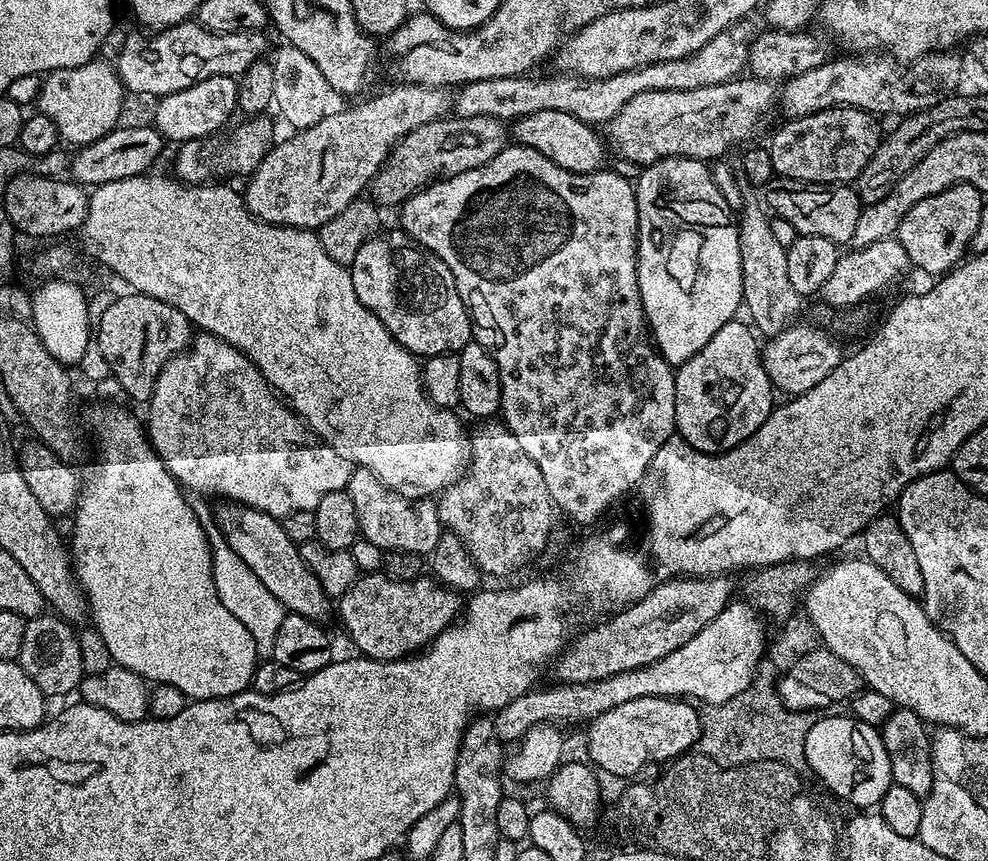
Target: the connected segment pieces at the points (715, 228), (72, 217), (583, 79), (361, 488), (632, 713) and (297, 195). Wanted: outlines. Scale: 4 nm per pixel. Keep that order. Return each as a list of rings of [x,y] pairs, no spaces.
[[[667,156],[664,160],[656,160],[653,164],[647,165],[643,169],[640,181],[635,181],[636,209],[638,210],[638,226],[636,234],[638,237],[638,247],[636,249],[636,273],[638,274],[638,290],[640,291],[640,301],[644,307],[644,319],[648,322],[651,339],[654,341],[660,357],[670,365],[679,366],[694,358],[726,322],[737,319],[744,303],[744,291],[742,290],[742,258],[740,257],[740,247],[738,246],[739,227],[731,220],[730,211],[722,194],[719,193],[718,186],[712,177],[711,167],[703,160],[693,160],[691,156]]]
[[[21,174],[6,186],[2,194],[2,210],[10,218],[13,229],[17,233],[25,232],[28,236],[60,236],[63,232],[72,232],[83,225],[88,217],[89,193],[81,185],[68,178],[53,178],[51,176],[37,176],[35,174]]]
[[[748,22],[732,24],[722,30],[722,34],[714,34],[702,50],[698,50],[693,56],[686,58],[674,58],[670,62],[658,62],[650,66],[642,66],[638,70],[630,70],[622,74],[614,74],[606,78],[590,80],[586,76],[573,76],[571,74],[555,74],[556,76],[536,76],[525,74],[523,76],[507,76],[506,78],[486,78],[482,82],[470,82],[459,89],[460,92],[454,96],[454,112],[458,116],[489,116],[495,120],[515,122],[521,117],[536,114],[542,110],[560,110],[566,114],[572,114],[574,118],[591,126],[605,125],[630,102],[630,98],[636,98],[638,94],[650,90],[694,90],[702,86],[714,86],[724,84],[728,80],[737,79],[745,71],[748,63],[748,52],[754,39],[754,31]]]
[[[353,467],[346,491],[358,513],[361,537],[374,542],[374,546],[389,552],[413,552],[423,557],[427,557],[434,546],[438,546],[442,525],[435,499],[409,498],[398,494],[392,488],[387,488],[373,472],[358,467]]]
[[[647,696],[634,698],[634,702],[622,702],[622,706],[614,706],[614,710],[606,710],[606,714],[587,725],[587,759],[601,772],[632,778],[647,763],[672,762],[683,757],[680,755],[687,748],[695,749],[700,739],[702,716],[691,706],[684,698]]]
[[[399,83],[398,88],[392,88],[389,92],[384,92],[381,96],[376,96],[373,100],[368,100],[365,104],[360,104],[357,108],[344,108],[341,112],[336,110],[329,111],[328,115],[324,116],[318,122],[314,122],[314,126],[303,130],[296,130],[291,133],[292,137],[289,140],[273,143],[272,147],[262,158],[261,164],[253,170],[252,174],[247,177],[246,183],[248,185],[242,188],[242,195],[244,198],[244,205],[248,207],[249,212],[256,217],[257,220],[265,220],[268,224],[280,224],[284,228],[307,228],[309,230],[318,230],[326,222],[330,222],[330,218],[334,218],[338,214],[342,214],[342,210],[346,210],[346,206],[350,206],[350,202],[361,199],[360,192],[371,185],[372,179],[376,177],[376,173],[380,171],[382,165],[387,161],[388,155],[392,153],[397,142],[405,136],[410,134],[410,130],[418,130],[418,126],[426,126],[426,122],[434,122],[441,119],[445,115],[444,112],[449,111],[450,96],[445,89],[431,88],[430,86],[422,86],[421,84],[406,84]]]

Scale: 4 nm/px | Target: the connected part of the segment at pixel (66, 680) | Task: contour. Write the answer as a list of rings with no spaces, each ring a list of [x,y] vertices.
[[[41,614],[28,620],[18,663],[22,670],[26,670],[26,674],[30,674],[34,686],[38,686],[45,697],[75,693],[86,675],[82,666],[80,637],[77,629],[72,628],[75,627],[69,621],[62,620],[55,614]]]

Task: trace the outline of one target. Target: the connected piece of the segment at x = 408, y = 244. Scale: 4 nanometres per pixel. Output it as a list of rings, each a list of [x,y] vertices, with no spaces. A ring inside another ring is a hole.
[[[403,230],[395,231],[388,233],[385,231],[383,234],[373,236],[360,247],[358,254],[354,254],[350,271],[354,282],[354,294],[358,294],[358,302],[369,308],[380,319],[382,326],[390,330],[392,337],[413,356],[427,358],[441,356],[447,352],[459,354],[467,344],[473,343],[474,325],[458,294],[455,278],[436,255],[425,252]]]

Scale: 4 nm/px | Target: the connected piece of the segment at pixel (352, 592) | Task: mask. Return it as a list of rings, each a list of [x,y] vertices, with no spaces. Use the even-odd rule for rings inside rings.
[[[364,574],[356,579],[354,586],[350,586],[350,590],[346,590],[346,594],[339,597],[338,600],[338,616],[340,612],[340,620],[344,623],[344,628],[348,631],[350,639],[356,643],[355,651],[361,656],[367,656],[369,660],[402,660],[425,648],[436,639],[440,632],[444,631],[449,624],[457,619],[458,613],[461,611],[462,604],[459,604],[457,593],[453,592],[451,588],[437,582],[435,579],[417,578],[414,580],[393,580],[383,574]]]

